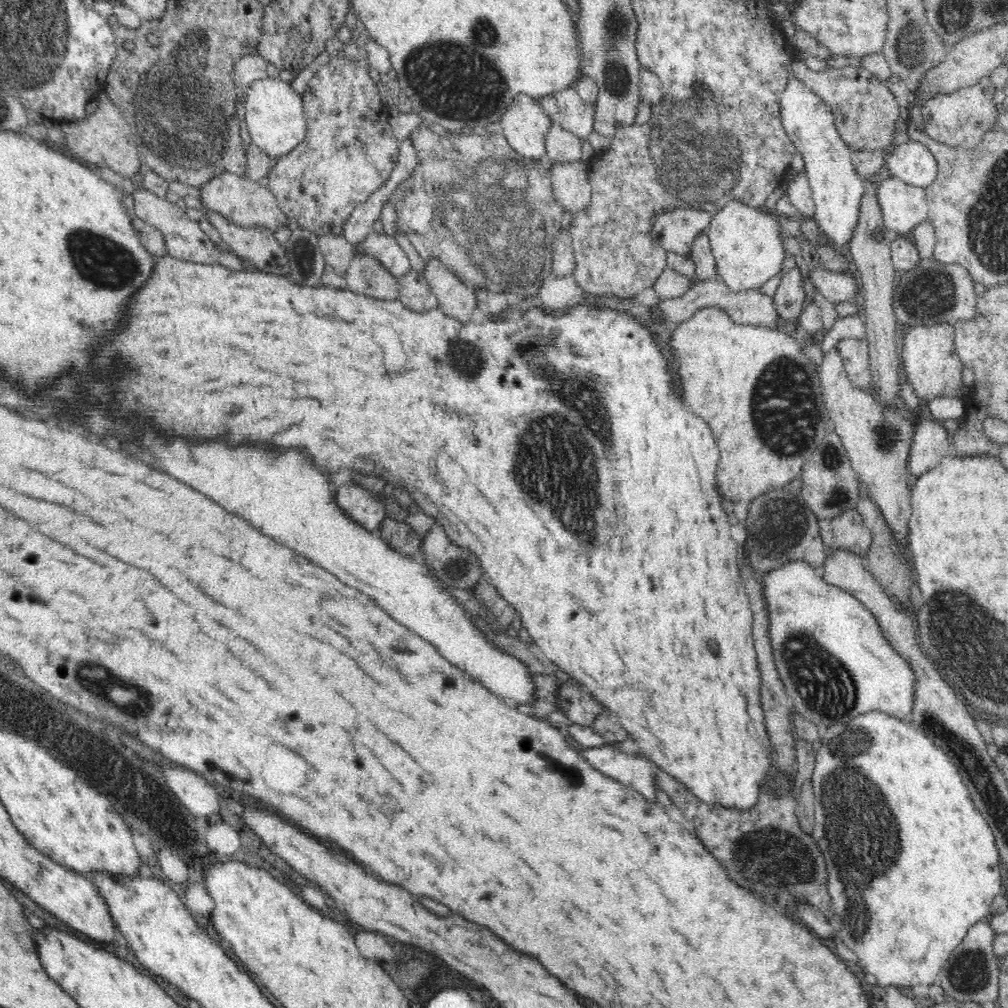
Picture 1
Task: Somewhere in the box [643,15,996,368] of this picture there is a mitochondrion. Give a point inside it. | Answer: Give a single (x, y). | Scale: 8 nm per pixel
(931, 292)

